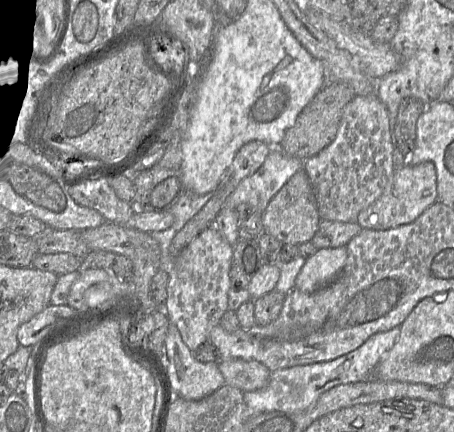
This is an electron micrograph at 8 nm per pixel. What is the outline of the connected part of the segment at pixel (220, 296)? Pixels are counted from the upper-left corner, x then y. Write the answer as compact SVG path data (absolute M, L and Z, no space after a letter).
M213 227L200 232L175 258L162 308L191 351L208 341L214 326L228 310L232 246Z

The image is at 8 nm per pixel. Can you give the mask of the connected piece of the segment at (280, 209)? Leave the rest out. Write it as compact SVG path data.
M304 170L296 172L282 186L262 213L263 232L281 243L292 245L311 241L318 229L320 220L315 193Z

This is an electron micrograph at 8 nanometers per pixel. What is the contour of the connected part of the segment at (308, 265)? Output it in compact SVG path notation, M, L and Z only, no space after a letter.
M345 246L322 248L307 259L299 271L295 288L312 293L333 282L341 273L347 258Z

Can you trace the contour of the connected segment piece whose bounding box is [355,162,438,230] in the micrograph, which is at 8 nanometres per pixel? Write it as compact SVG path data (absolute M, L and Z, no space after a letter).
M431 162L416 165L404 165L395 168L390 183L381 196L367 208L362 210L356 223L362 229L387 230L415 221L429 206L438 200L436 170Z

